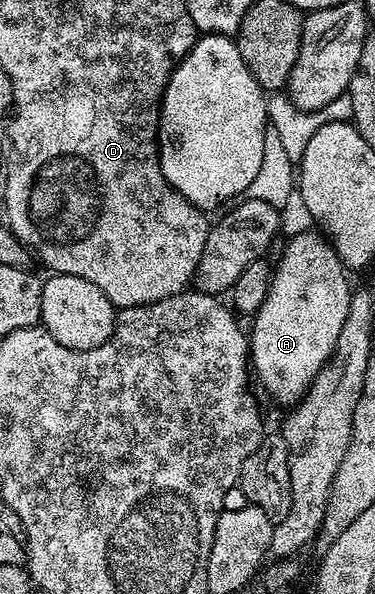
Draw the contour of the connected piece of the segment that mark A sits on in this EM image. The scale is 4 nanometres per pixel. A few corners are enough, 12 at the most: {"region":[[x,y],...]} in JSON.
{"region":[[320,232],[286,241],[252,314],[251,367],[292,407],[354,290]]}

